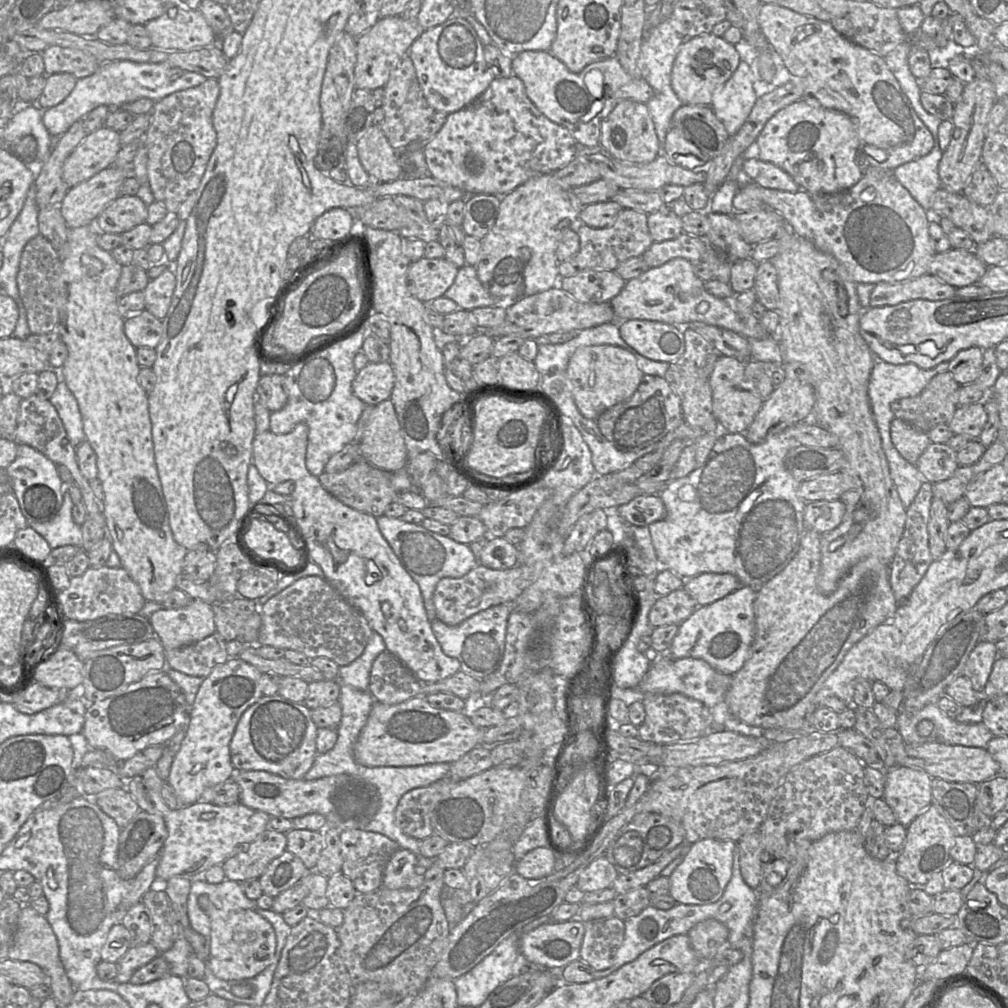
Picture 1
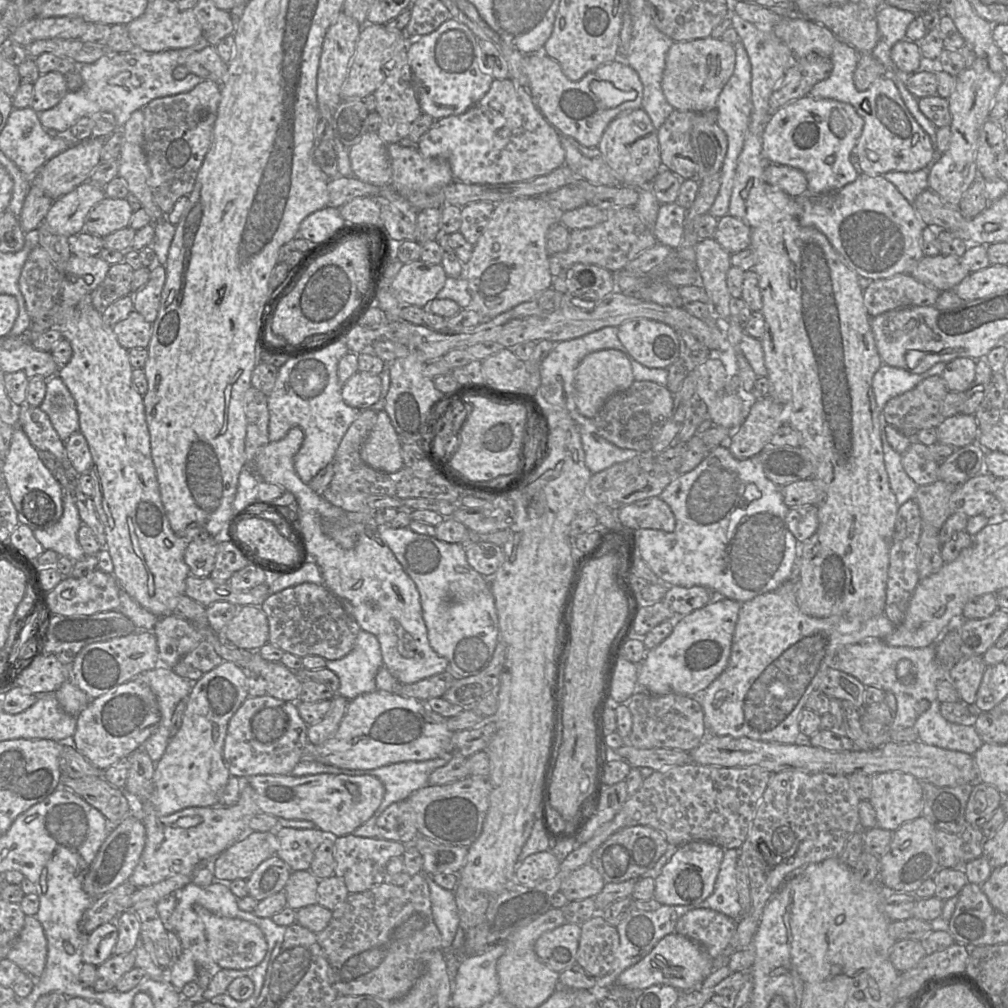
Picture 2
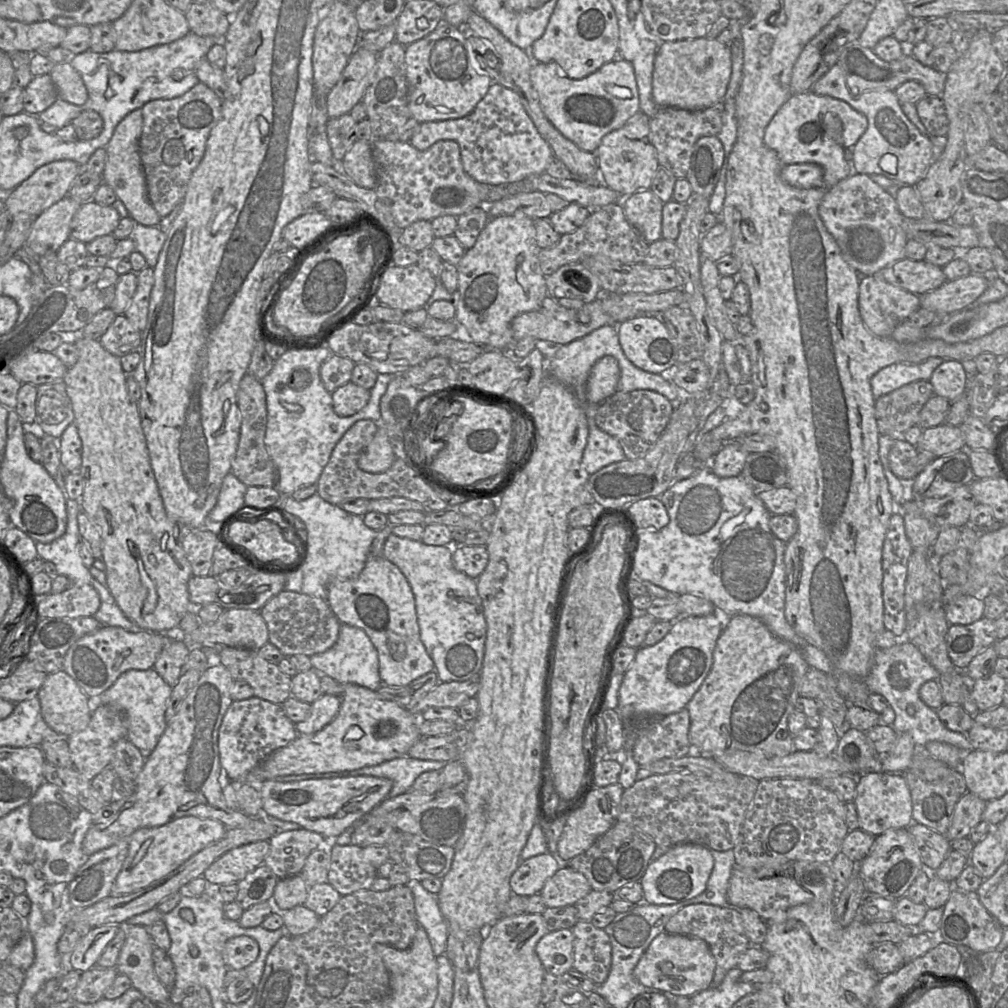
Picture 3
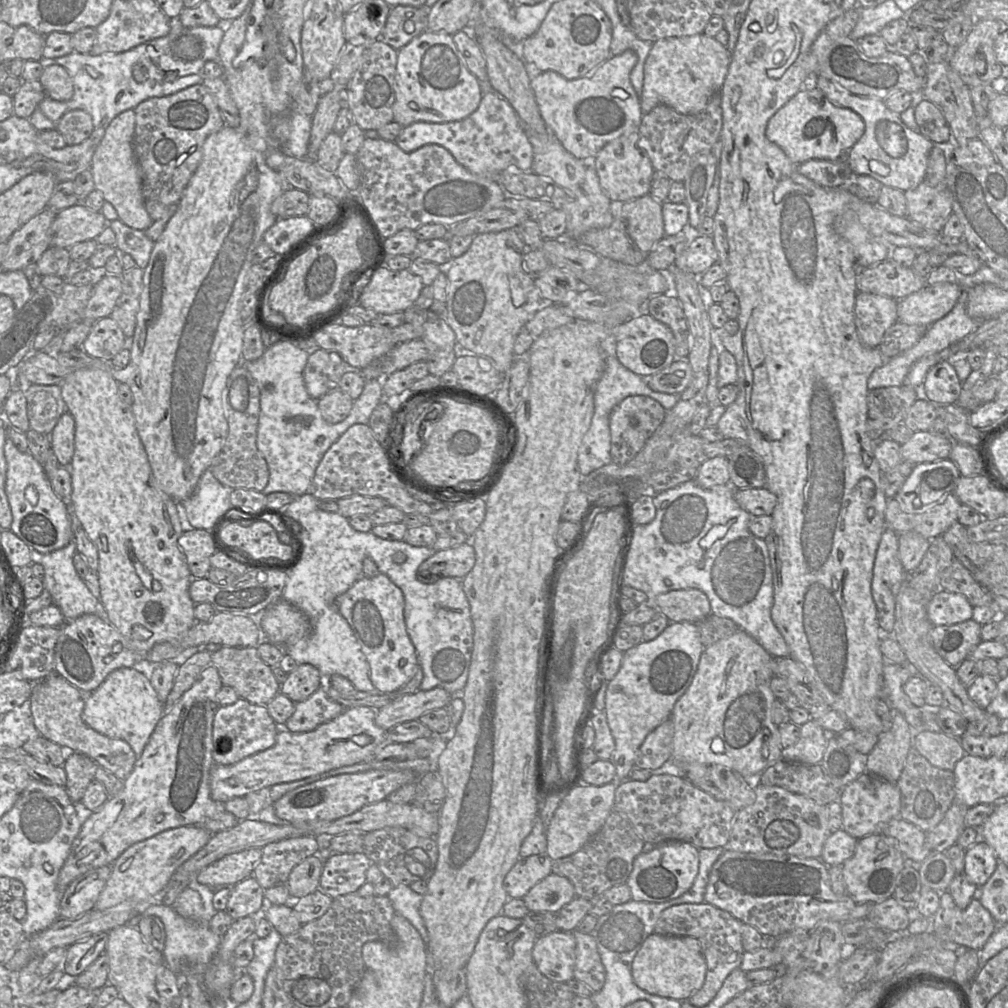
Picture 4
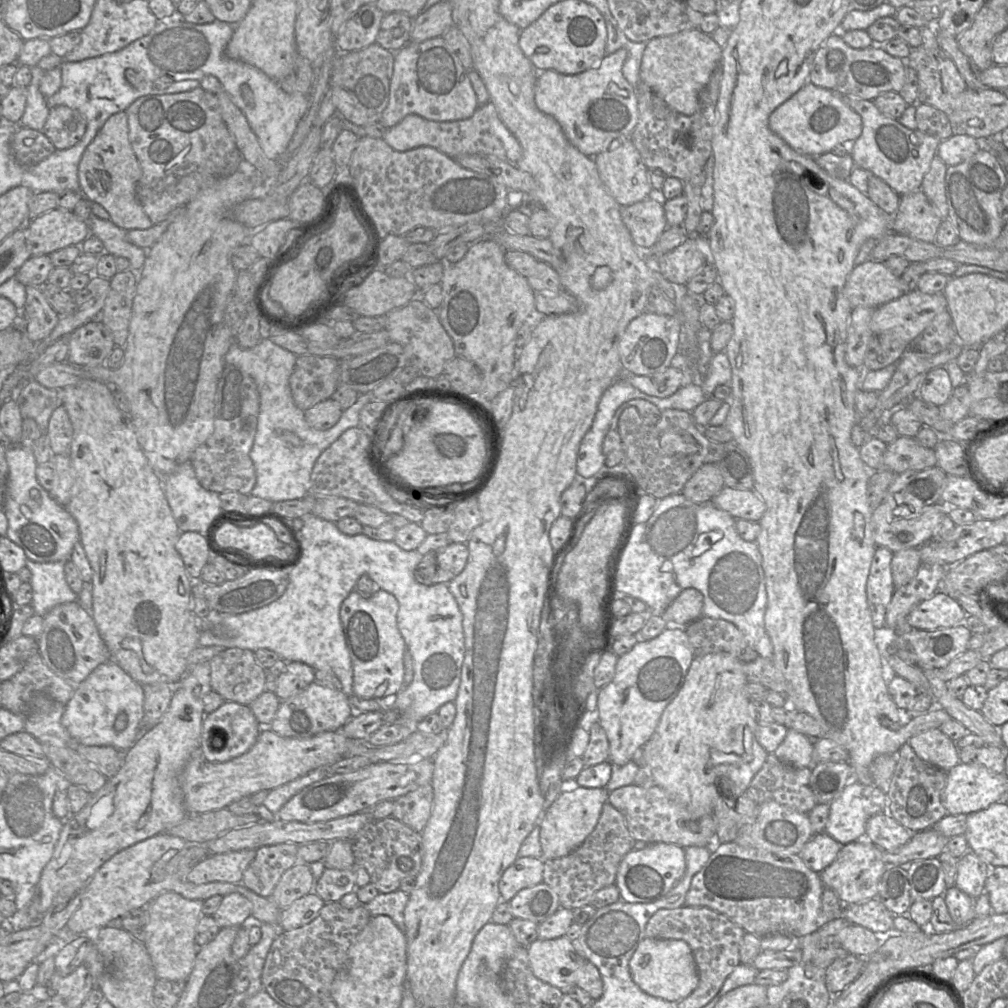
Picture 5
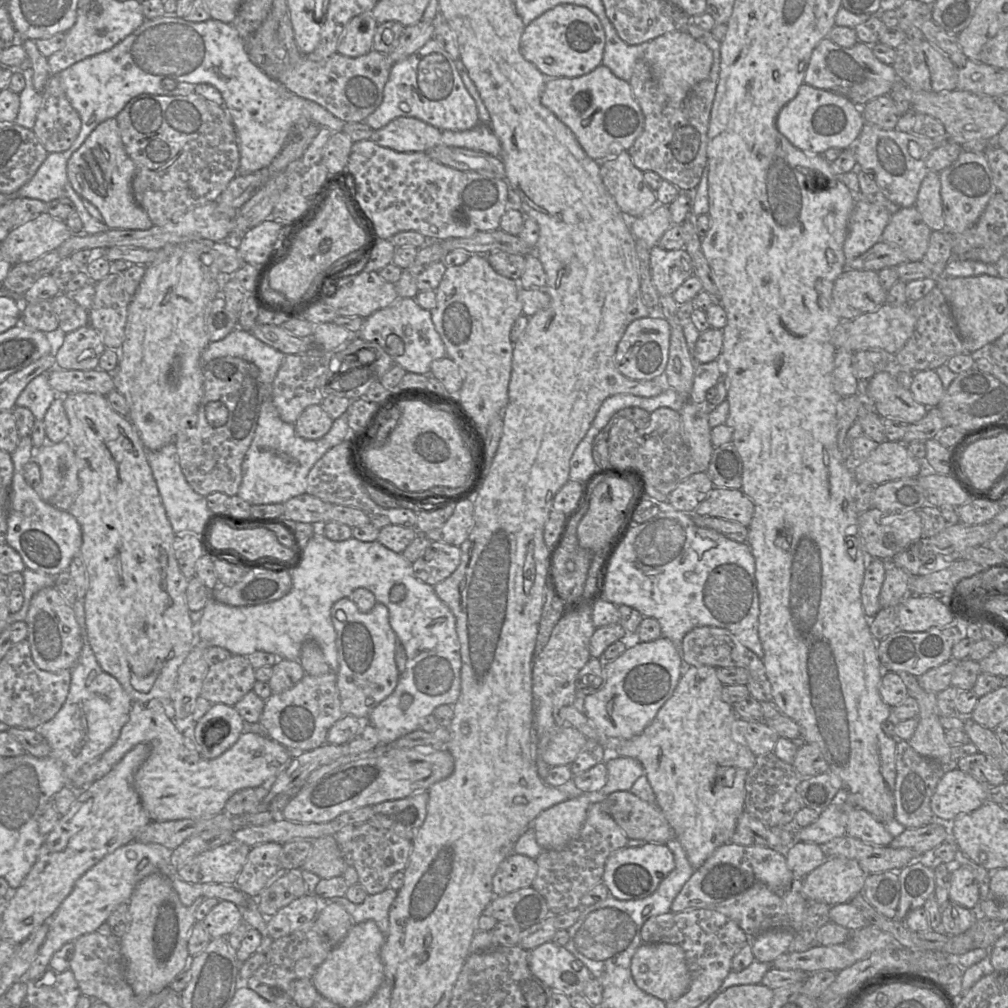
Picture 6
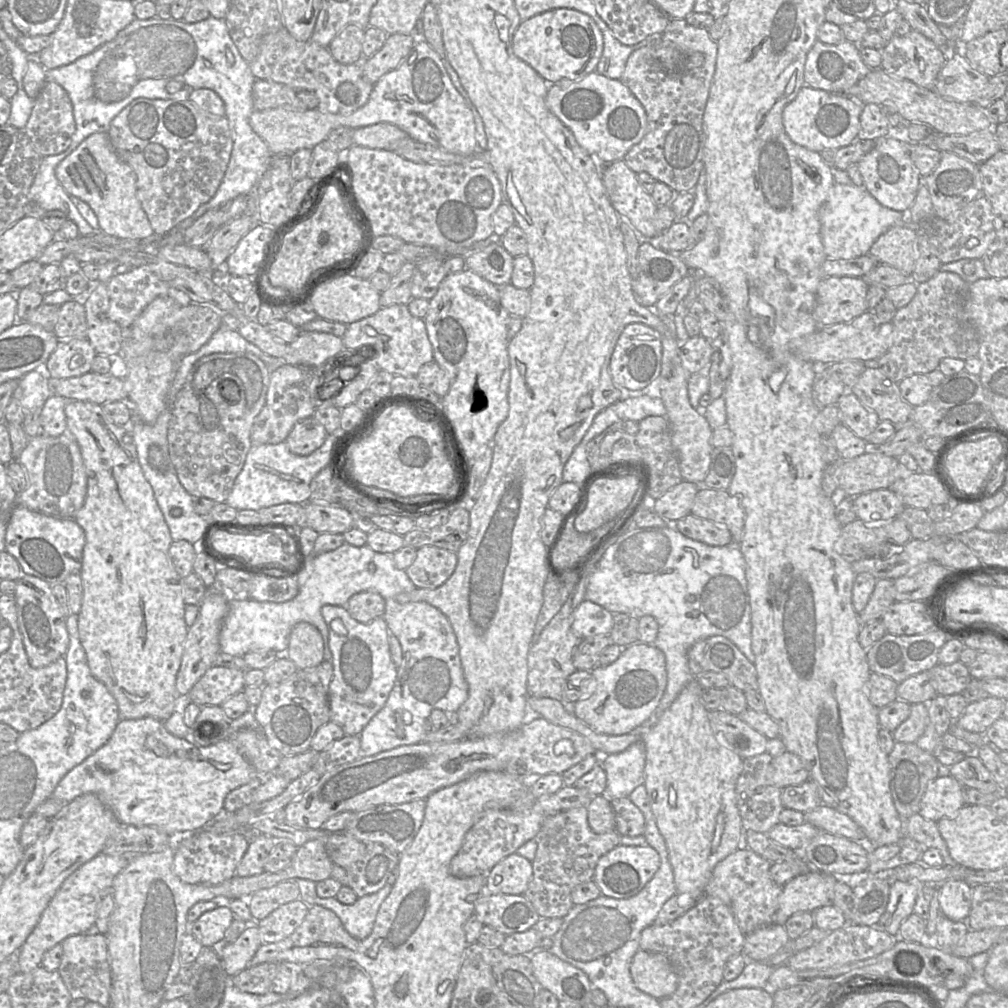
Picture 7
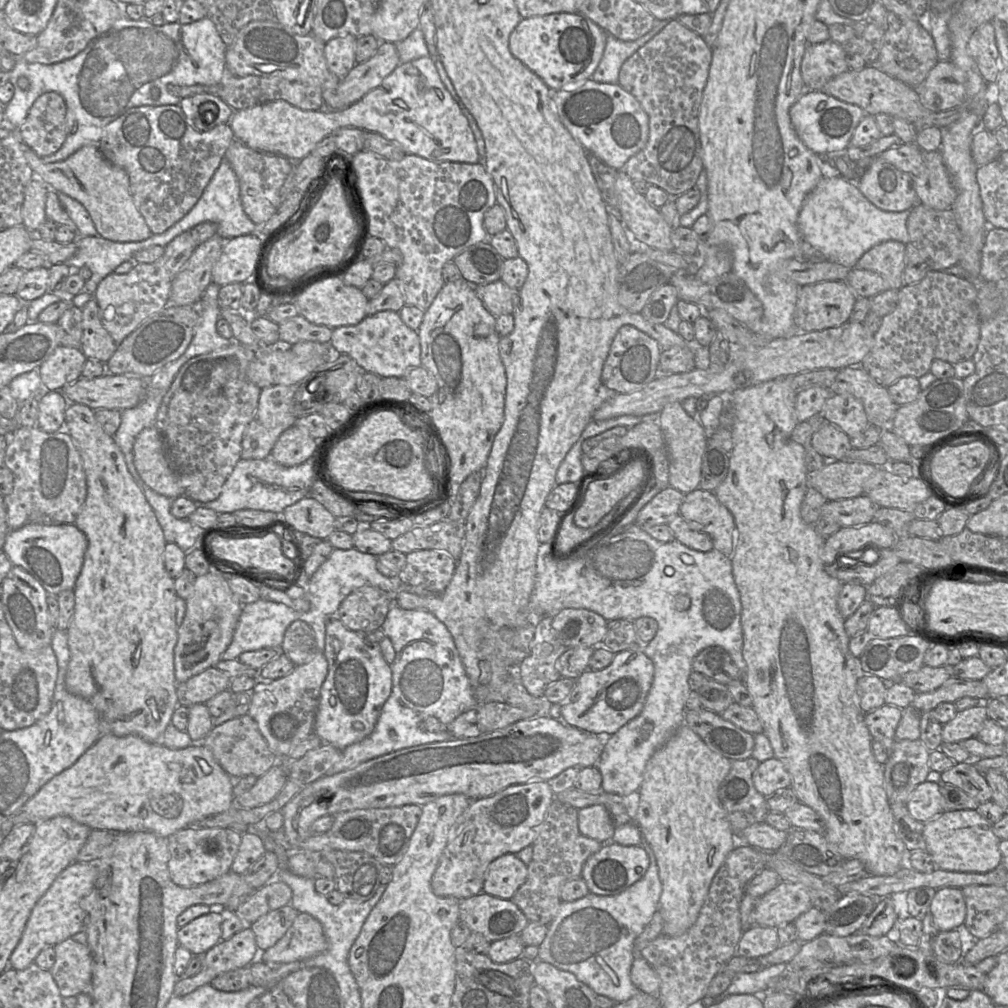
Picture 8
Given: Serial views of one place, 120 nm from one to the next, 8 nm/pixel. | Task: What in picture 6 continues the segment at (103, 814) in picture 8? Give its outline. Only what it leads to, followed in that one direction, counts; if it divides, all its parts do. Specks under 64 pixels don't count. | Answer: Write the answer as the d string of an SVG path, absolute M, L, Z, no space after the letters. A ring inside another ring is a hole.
M152 699L148 703L133 702L128 722L122 727L117 741L100 757L82 766L73 776L70 787L76 791L101 779L139 743L148 743L151 753L134 775L134 787L142 805L151 821L172 821L183 819L208 819L224 811L227 800L237 791L245 788L258 788L267 785L283 768L285 763L299 753L293 753L269 736L261 736L254 732L244 731L237 742L226 752L215 759L206 760L201 757L195 741L187 727L189 723L177 723L168 710L168 702Z

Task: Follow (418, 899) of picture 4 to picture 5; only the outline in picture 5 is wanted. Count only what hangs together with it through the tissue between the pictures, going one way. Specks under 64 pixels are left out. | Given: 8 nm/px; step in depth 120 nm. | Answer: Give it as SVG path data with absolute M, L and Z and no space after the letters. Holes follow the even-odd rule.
M398 889L390 893L379 893L373 900L361 905L367 909L371 917L389 916L397 927L405 932L404 910L408 901L409 894Z

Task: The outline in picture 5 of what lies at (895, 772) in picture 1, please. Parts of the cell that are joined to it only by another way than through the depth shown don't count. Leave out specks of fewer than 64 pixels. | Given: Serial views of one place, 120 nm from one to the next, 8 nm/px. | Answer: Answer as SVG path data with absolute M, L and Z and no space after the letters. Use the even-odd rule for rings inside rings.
M852 780L844 790L830 803L829 819L825 833L843 846L851 842L865 839L868 820L880 813L887 813L888 796L875 785L864 785Z

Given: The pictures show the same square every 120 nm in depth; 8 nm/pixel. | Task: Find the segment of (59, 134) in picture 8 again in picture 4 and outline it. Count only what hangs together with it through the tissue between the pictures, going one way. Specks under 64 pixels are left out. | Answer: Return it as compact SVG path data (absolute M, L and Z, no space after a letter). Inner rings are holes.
M74 109L66 112L55 123L55 129L63 136L66 145L77 145L92 134L94 125L89 113Z

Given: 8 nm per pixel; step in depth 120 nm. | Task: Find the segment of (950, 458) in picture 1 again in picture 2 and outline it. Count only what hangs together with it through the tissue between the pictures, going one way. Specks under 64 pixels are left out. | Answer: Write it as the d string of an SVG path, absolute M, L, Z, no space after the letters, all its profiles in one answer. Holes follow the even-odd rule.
M913 441L901 455L901 462L907 475L918 486L938 481L939 464L933 459L928 446Z

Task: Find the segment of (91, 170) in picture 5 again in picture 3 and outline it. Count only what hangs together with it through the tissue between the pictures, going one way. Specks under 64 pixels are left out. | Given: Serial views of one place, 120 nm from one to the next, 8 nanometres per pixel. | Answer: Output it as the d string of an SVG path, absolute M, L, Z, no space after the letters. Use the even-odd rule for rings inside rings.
M141 108L130 112L116 126L110 141L105 146L107 161L102 173L102 180L103 183L113 189L117 198L128 210L129 216L138 224L158 226L162 217L157 213L148 198L146 179L139 152L142 128L143 114Z

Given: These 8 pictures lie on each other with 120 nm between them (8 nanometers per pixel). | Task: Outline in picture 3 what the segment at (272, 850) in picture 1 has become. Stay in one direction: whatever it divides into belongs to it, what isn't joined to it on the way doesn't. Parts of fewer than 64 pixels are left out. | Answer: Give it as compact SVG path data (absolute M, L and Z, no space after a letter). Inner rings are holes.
M266 840L233 848L215 860L202 876L217 885L238 883L264 863L269 850Z

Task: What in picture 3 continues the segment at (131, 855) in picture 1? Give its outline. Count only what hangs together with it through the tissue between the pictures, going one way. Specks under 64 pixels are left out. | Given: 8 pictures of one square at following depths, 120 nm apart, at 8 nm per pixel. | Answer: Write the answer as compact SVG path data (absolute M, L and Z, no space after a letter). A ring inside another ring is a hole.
M129 839L95 852L69 885L70 902L81 910L108 897L128 853Z

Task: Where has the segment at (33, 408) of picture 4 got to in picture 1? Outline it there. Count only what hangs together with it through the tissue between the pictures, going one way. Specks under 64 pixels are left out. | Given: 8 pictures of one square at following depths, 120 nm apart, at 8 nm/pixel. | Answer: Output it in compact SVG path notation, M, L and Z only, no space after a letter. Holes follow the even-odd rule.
M59 381L49 401L56 409L72 446L77 447L84 442L86 436L78 402L65 381Z

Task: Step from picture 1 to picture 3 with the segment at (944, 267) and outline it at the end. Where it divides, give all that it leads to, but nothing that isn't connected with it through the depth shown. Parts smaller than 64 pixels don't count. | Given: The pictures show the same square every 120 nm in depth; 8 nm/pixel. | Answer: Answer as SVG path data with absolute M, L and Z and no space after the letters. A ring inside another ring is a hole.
M908 258L894 262L873 276L879 276L918 296L937 289L947 281L942 268L925 260L914 261Z

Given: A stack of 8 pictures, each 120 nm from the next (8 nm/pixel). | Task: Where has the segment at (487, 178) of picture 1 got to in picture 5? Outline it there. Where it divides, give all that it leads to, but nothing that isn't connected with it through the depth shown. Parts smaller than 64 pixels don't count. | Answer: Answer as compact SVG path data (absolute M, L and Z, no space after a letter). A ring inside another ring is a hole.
M491 102L479 105L471 117L463 120L437 122L416 114L409 114L397 125L388 128L382 139L399 152L428 146L450 158L456 158L462 154L484 154L515 165L521 157L519 142L501 122Z

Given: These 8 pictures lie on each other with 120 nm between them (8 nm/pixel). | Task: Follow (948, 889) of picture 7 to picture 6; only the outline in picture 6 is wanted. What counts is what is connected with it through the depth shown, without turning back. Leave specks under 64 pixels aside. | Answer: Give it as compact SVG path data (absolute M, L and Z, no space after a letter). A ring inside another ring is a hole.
M952 865L949 901L973 910L980 897L977 881L971 869L965 865Z

